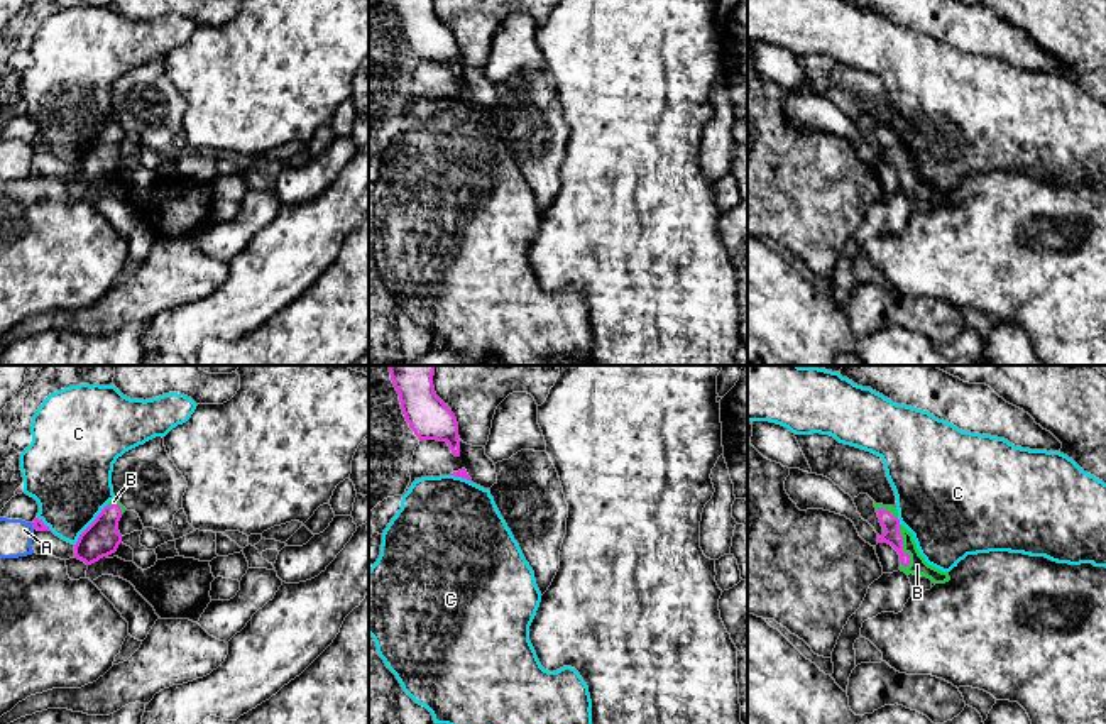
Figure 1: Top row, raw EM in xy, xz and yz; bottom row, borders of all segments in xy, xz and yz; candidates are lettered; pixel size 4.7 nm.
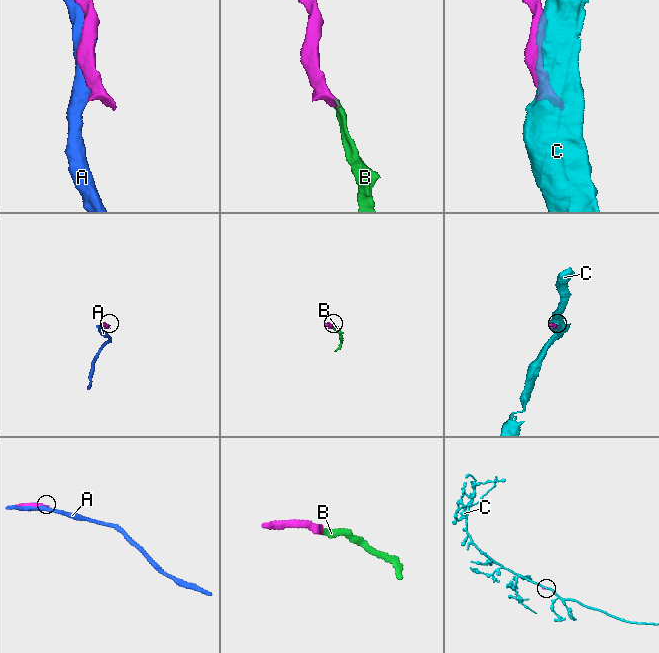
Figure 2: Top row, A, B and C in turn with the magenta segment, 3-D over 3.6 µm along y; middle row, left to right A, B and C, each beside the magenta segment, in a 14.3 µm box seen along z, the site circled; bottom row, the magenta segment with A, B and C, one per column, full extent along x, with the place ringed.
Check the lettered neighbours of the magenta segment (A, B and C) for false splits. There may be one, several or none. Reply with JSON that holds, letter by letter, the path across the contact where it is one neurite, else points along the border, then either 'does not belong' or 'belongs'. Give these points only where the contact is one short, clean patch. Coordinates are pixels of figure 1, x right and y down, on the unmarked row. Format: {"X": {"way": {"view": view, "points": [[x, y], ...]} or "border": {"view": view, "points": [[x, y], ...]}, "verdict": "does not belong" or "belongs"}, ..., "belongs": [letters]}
{"A": {"verdict": "does not belong"}, "B": {"way": {"view": "yz", "points": [[892, 156], [902, 168], [917, 186]]}, "verdict": "belongs"}, "C": {"verdict": "does not belong"}, "belongs": ["B"]}

